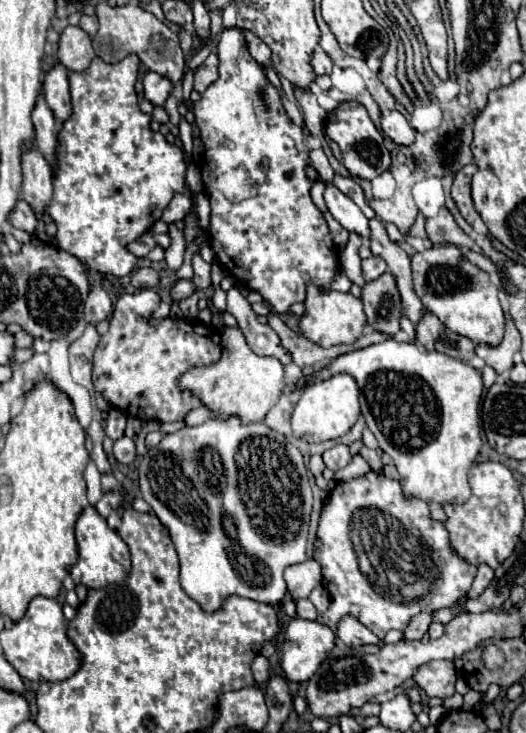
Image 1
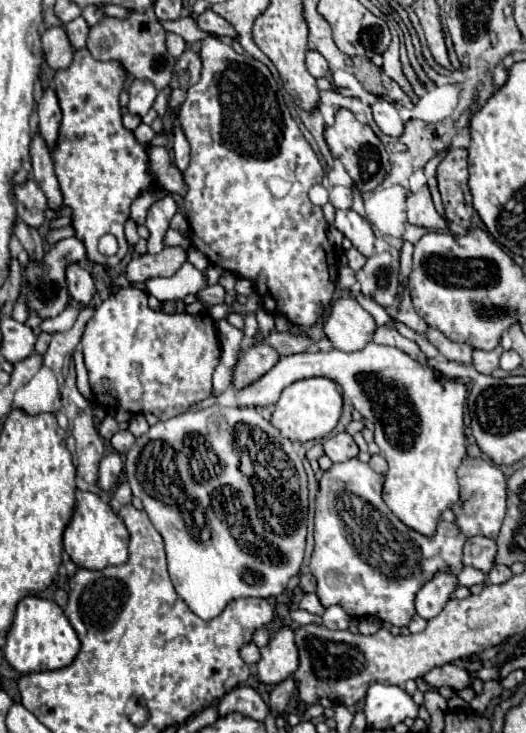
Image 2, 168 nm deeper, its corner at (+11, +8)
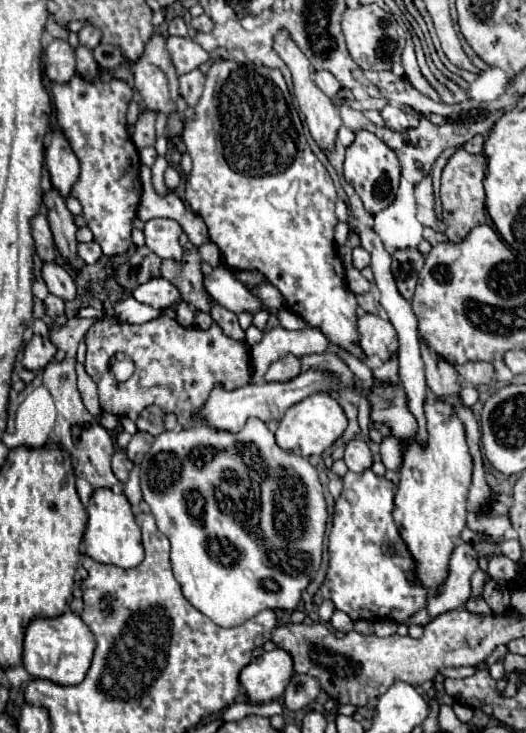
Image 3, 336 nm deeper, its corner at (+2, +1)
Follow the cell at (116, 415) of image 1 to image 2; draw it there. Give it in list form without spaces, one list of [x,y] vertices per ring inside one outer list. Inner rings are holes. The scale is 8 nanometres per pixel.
[[[106,416],[106,418],[102,420],[98,432],[100,432],[100,436],[102,436],[104,440],[110,440],[110,438],[118,432],[118,424],[116,424],[116,420],[114,420],[112,416]]]

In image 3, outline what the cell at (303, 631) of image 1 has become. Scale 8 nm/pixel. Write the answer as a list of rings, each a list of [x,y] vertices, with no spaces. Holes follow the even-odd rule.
[[[273,649],[253,659],[247,667],[243,667],[239,683],[249,701],[269,703],[283,695],[291,675],[293,675],[291,655],[283,649]]]

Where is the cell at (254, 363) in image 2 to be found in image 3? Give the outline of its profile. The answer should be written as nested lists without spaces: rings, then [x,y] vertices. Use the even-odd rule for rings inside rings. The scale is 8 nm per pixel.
[[[285,355],[285,359],[279,359],[277,363],[269,365],[269,371],[265,373],[265,381],[277,381],[285,383],[289,379],[295,379],[301,373],[301,361],[295,355]]]

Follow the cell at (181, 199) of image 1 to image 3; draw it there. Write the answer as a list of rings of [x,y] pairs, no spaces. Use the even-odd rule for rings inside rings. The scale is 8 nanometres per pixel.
[[[149,219],[143,227],[145,245],[161,259],[183,259],[183,247],[179,245],[181,225],[173,219]]]

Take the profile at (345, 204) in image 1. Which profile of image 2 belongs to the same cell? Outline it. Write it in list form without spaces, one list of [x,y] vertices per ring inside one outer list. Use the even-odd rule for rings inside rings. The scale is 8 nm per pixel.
[[[352,208],[348,210],[336,210],[336,220],[334,226],[346,236],[350,238],[350,242],[366,256],[370,258],[374,252],[374,232],[368,224],[368,220],[364,220],[358,212],[354,212]]]

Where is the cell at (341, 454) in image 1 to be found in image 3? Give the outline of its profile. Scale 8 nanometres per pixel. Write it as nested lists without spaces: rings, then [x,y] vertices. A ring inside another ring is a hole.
[[[353,439],[347,443],[345,447],[345,455],[343,455],[349,471],[355,471],[355,473],[361,473],[365,469],[371,467],[371,451],[369,451],[369,445],[363,441],[363,439]]]

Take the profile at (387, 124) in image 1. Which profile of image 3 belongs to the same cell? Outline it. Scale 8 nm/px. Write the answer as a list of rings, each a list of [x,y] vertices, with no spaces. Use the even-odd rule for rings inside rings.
[[[387,103],[387,105],[381,109],[381,117],[383,117],[385,125],[387,125],[389,129],[393,129],[393,131],[405,131],[405,129],[409,127],[409,117],[407,117],[407,113],[405,113],[401,107],[397,107],[397,105]]]

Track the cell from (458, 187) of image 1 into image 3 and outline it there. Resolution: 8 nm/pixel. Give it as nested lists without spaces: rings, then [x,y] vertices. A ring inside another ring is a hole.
[[[457,149],[441,175],[441,205],[443,205],[443,223],[445,223],[445,235],[449,241],[459,243],[467,237],[467,233],[475,227],[485,223],[487,211],[483,211],[485,191],[483,191],[483,179],[485,179],[485,155],[471,155],[465,149]]]

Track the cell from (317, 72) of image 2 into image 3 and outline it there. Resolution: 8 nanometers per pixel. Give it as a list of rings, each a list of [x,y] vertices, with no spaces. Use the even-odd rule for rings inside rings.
[[[317,71],[317,73],[313,75],[313,81],[315,81],[315,85],[317,85],[327,97],[335,97],[335,95],[339,93],[339,89],[341,89],[339,81],[337,81],[329,71]]]

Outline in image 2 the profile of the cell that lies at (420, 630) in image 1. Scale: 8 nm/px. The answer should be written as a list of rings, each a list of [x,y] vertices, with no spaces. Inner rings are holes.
[[[444,572],[436,574],[416,594],[416,614],[426,620],[434,618],[450,600],[450,594],[454,592],[454,588],[456,588],[456,576],[444,574]]]

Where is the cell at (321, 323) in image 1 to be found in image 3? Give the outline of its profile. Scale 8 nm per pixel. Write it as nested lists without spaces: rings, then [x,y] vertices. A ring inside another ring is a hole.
[[[367,313],[359,317],[357,327],[361,335],[361,349],[365,351],[365,355],[377,355],[381,361],[389,361],[393,355],[397,355],[397,331],[389,321]]]

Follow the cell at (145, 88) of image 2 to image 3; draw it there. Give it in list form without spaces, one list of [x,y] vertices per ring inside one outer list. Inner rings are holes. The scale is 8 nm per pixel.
[[[145,111],[139,115],[139,119],[135,123],[133,143],[137,149],[155,145],[155,113],[153,111]]]

